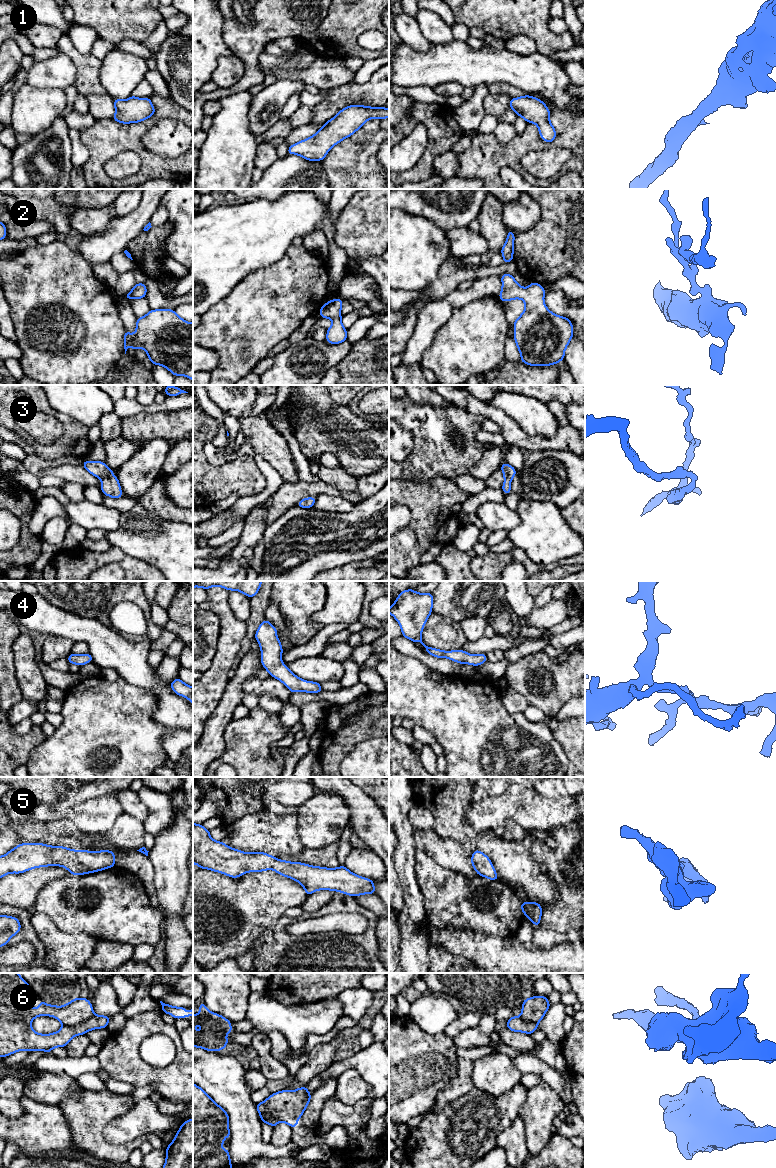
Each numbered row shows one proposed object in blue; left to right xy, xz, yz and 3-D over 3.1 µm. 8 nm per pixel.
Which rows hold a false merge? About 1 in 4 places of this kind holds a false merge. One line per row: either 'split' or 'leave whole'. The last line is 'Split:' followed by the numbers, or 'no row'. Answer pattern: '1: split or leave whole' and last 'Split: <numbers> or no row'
1: leave whole
2: leave whole
3: leave whole
4: leave whole
5: leave whole
6: leave whole
Split: no row

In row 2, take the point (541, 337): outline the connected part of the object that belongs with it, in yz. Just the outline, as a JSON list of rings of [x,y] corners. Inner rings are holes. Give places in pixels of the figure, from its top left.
[[[502,274],[502,289],[499,298],[502,302],[522,299],[525,302],[523,313],[515,320],[514,340],[523,363],[530,366],[550,366],[564,360],[565,349],[573,337],[573,324],[563,316],[552,313],[544,303],[545,290],[542,285],[530,282],[528,288],[519,285],[511,274]]]

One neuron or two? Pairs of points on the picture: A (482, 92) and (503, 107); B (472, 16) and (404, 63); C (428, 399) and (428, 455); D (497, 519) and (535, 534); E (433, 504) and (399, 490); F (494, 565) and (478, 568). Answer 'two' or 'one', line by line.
A: two
B: two
C: two
D: two
E: one
F: one

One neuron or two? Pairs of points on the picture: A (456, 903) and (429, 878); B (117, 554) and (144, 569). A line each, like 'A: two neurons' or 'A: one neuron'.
A: one neuron
B: one neuron

